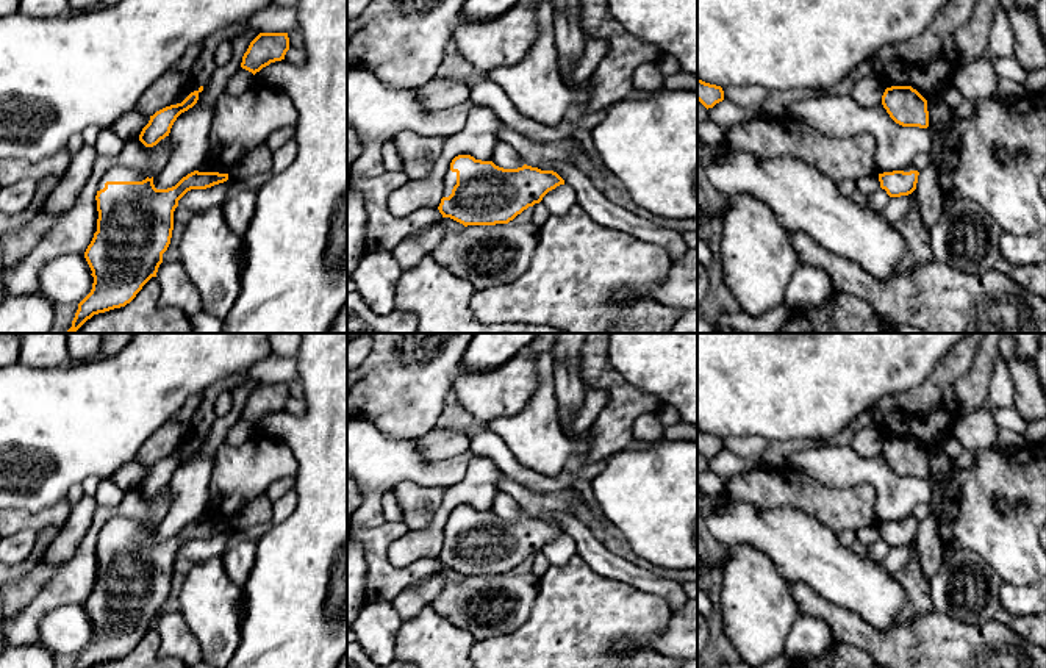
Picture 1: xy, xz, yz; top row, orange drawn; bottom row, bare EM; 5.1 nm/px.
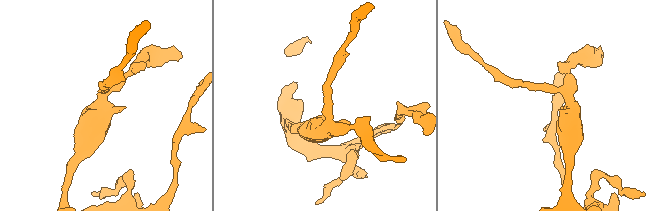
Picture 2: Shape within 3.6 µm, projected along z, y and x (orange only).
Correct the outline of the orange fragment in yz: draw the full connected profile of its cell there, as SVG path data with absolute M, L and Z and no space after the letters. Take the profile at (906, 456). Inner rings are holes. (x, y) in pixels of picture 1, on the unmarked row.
M891 436L882 446L890 468L902 477L929 477L927 451L912 436Z

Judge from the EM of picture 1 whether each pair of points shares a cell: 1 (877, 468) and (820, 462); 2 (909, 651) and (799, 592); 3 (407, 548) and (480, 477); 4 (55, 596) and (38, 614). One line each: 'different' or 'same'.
1: same
2: same
3: same
4: same

